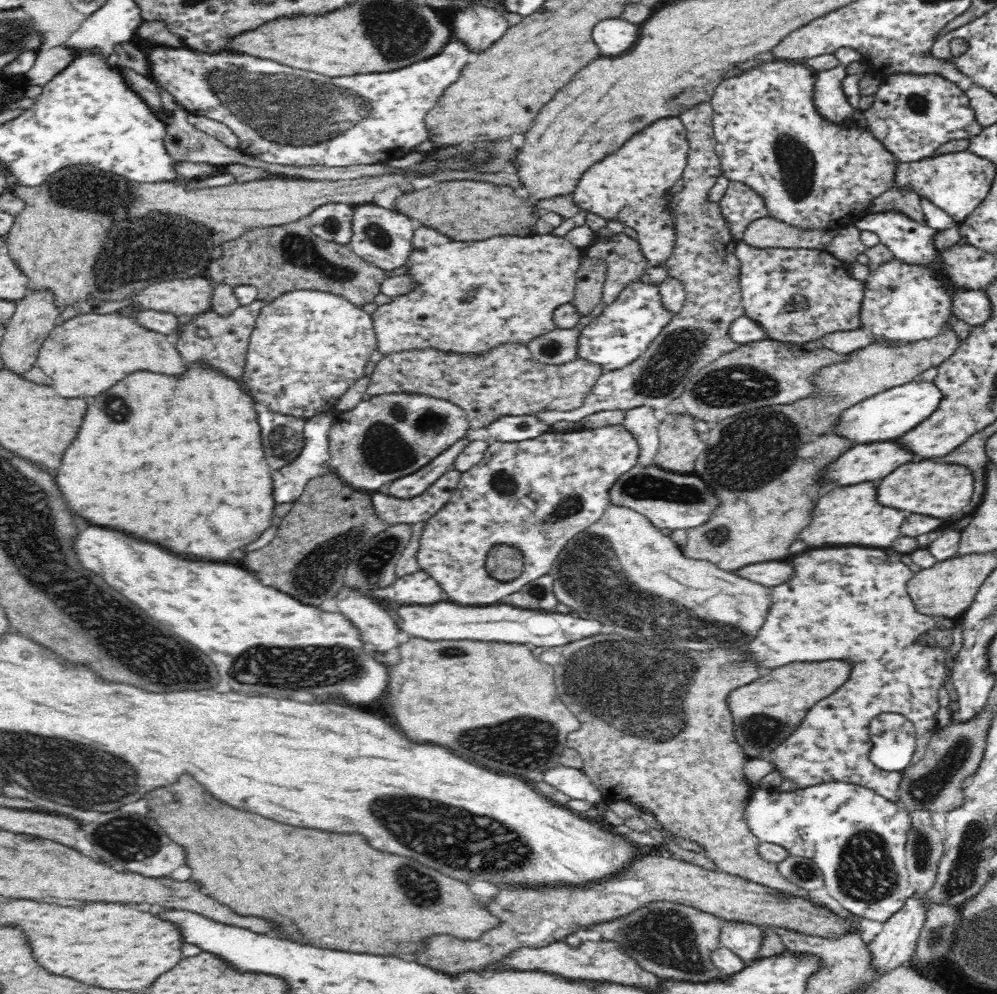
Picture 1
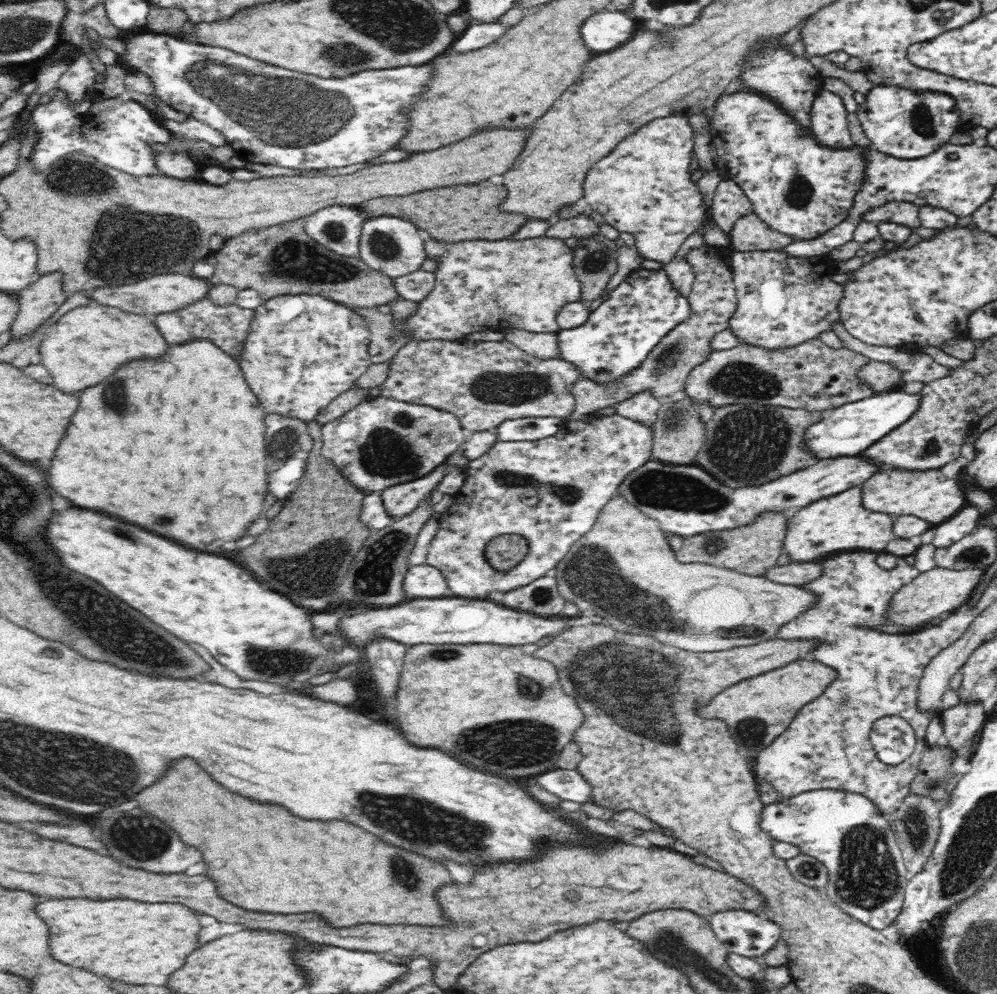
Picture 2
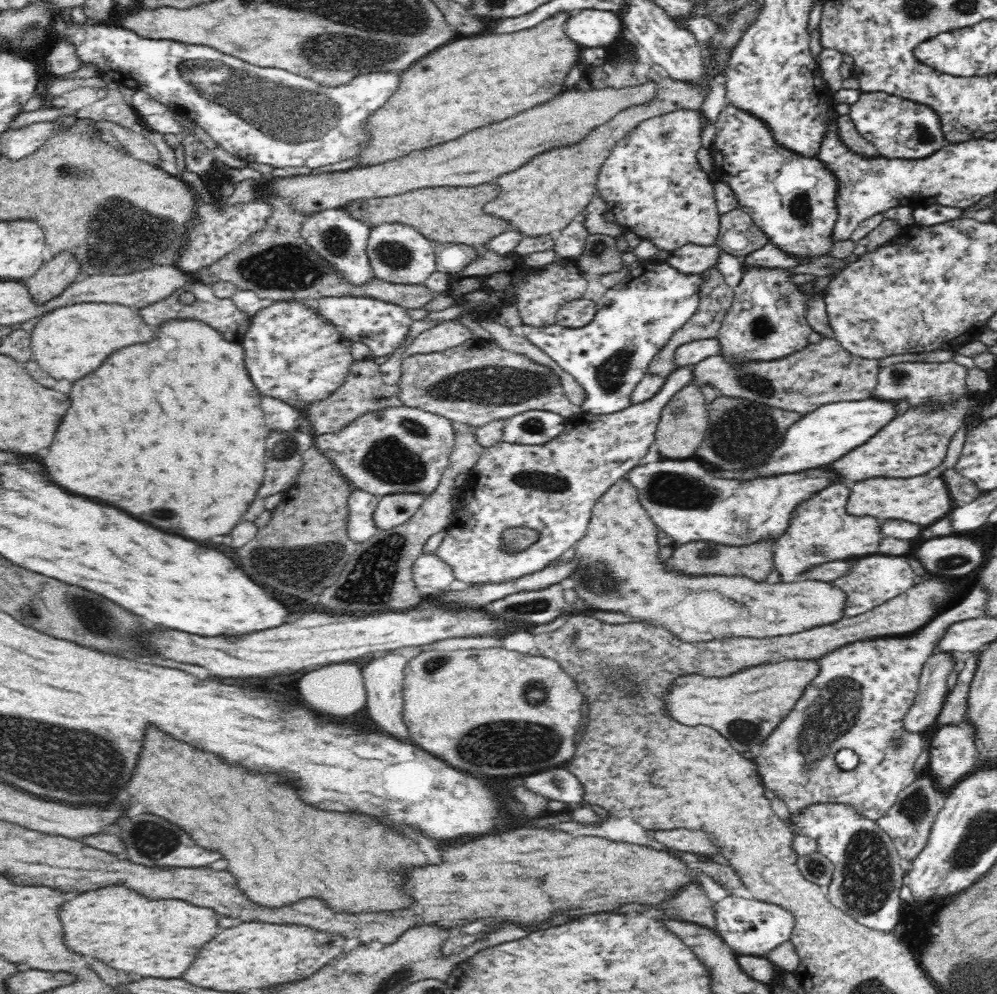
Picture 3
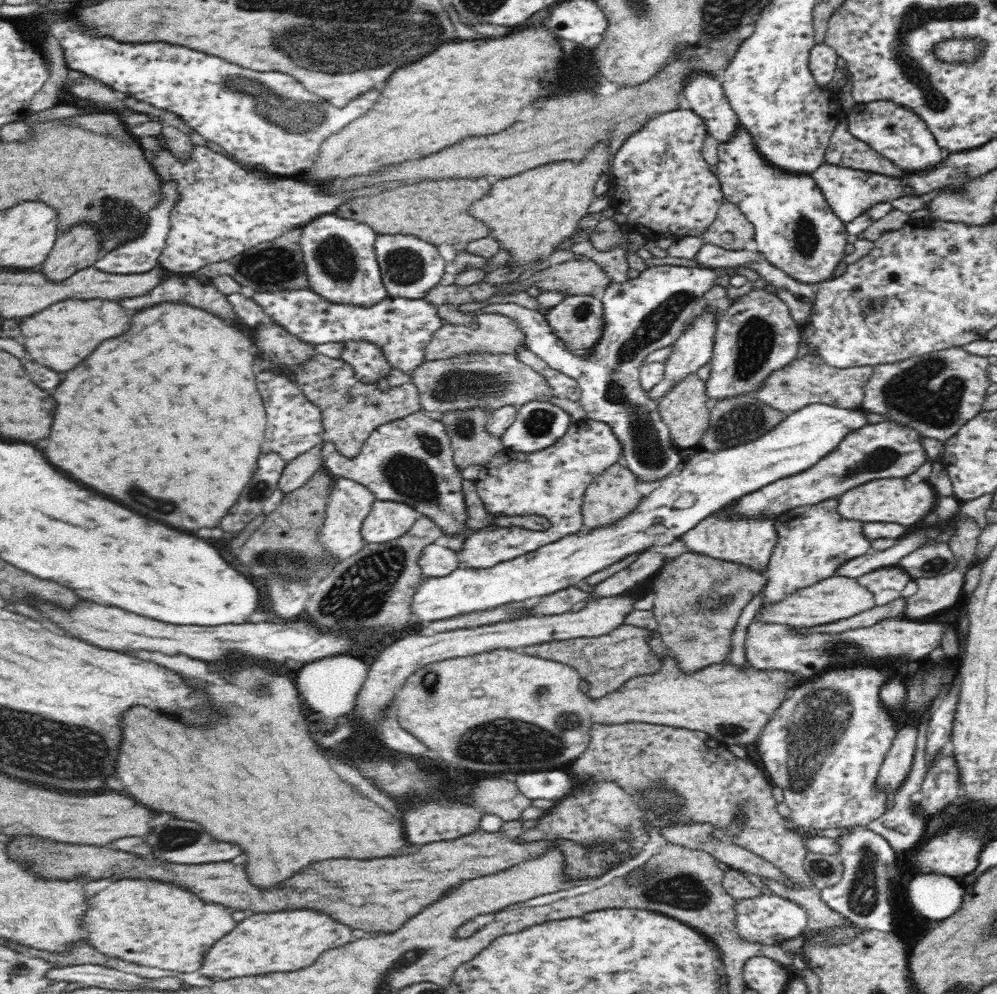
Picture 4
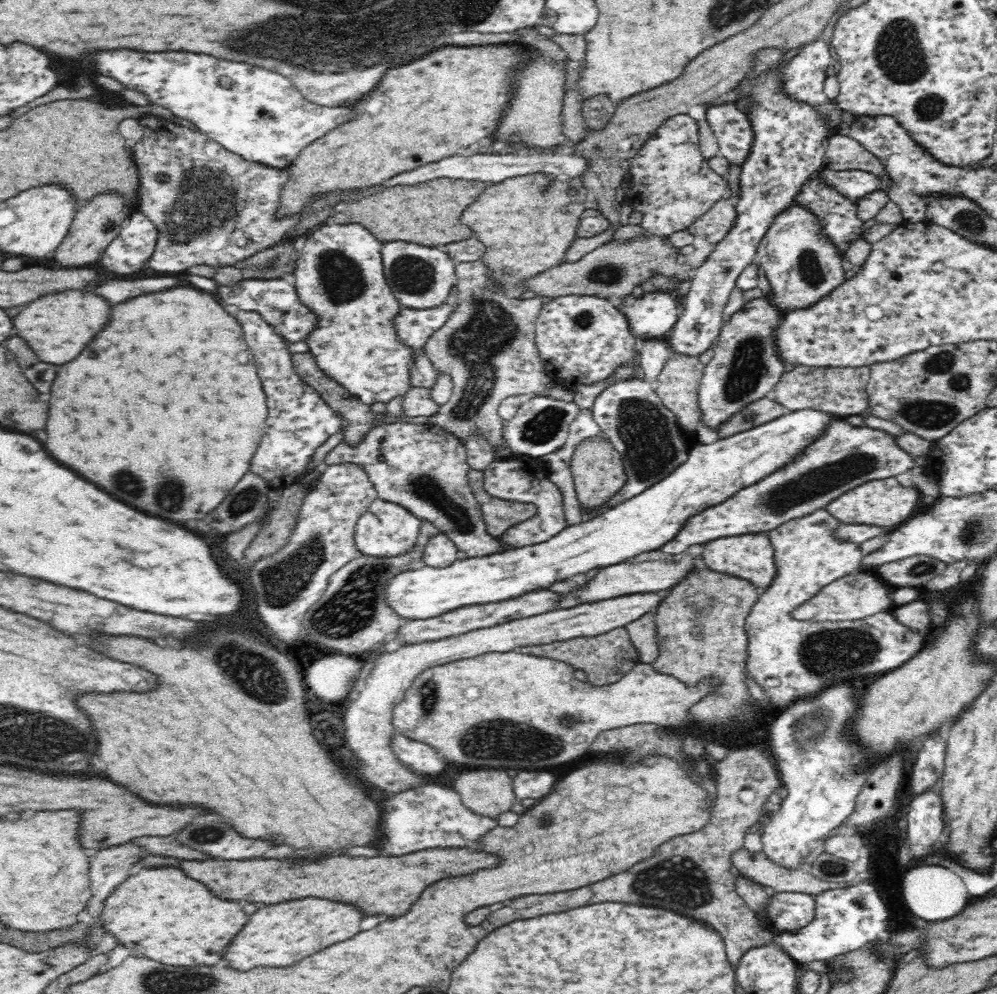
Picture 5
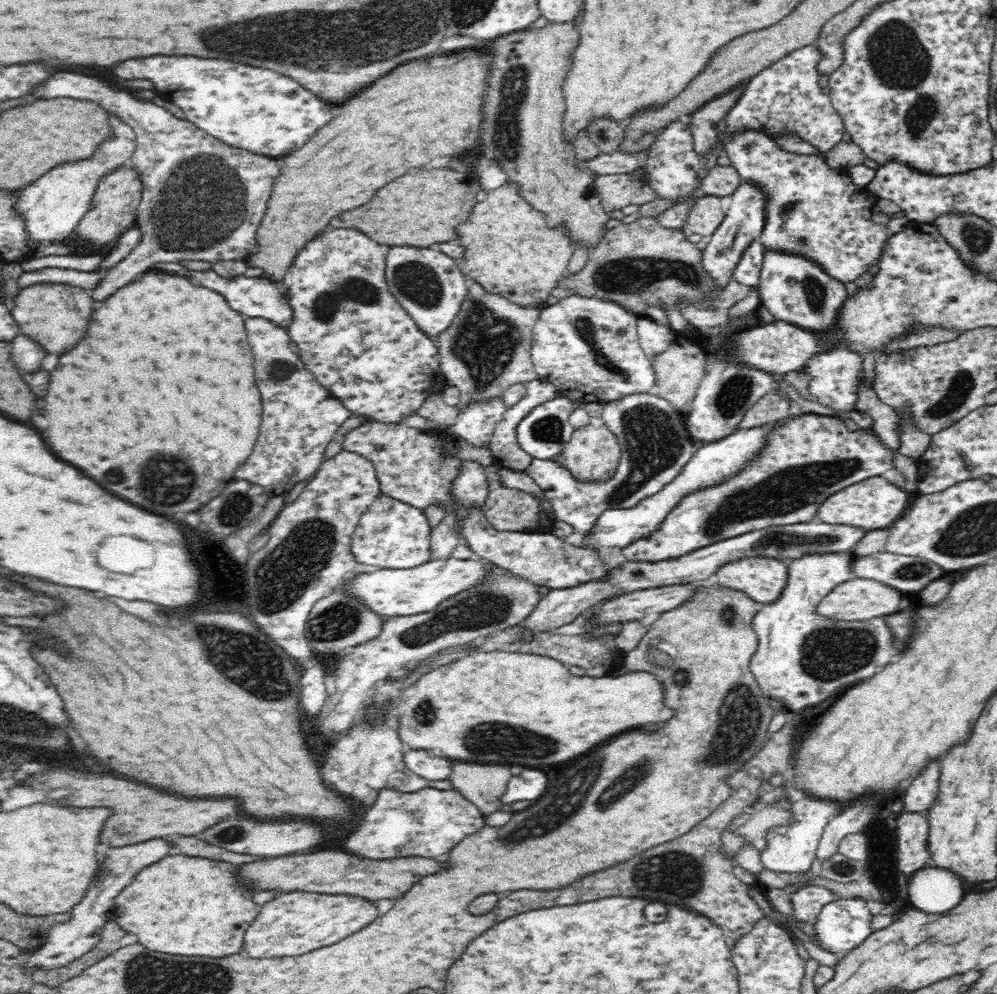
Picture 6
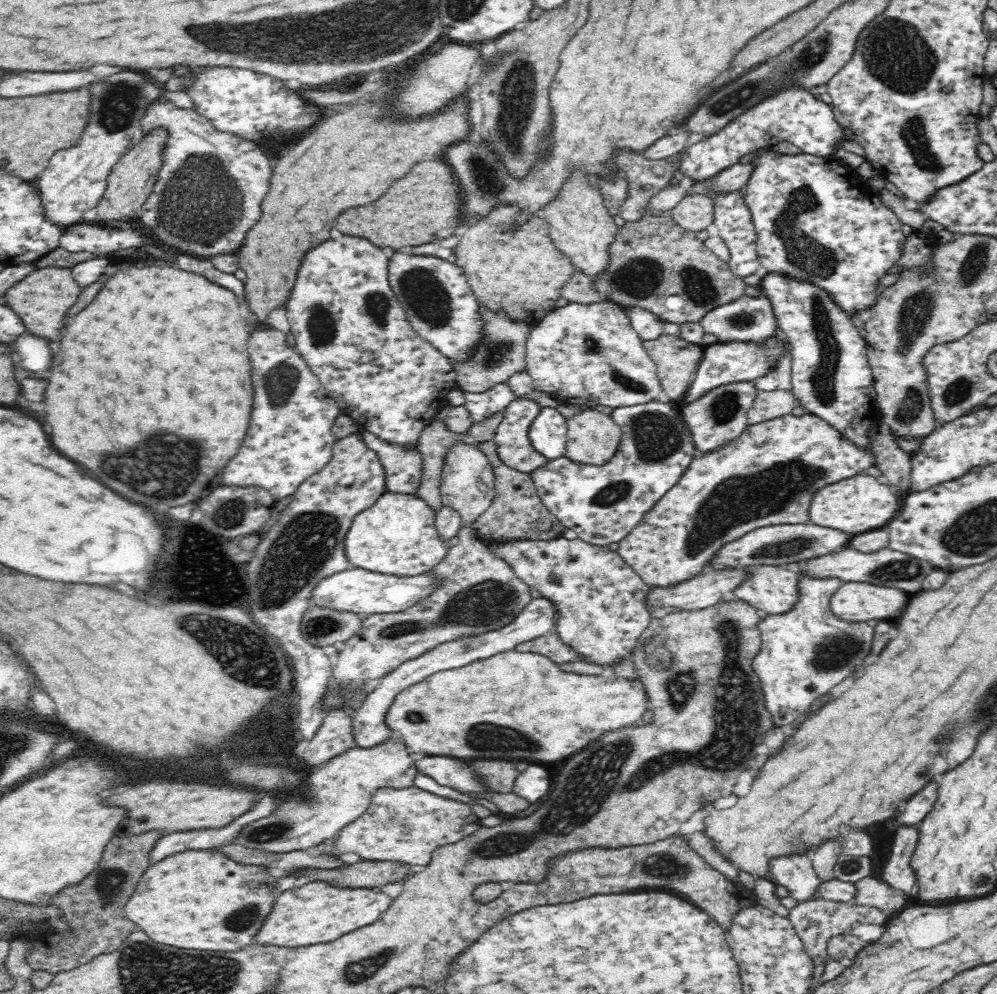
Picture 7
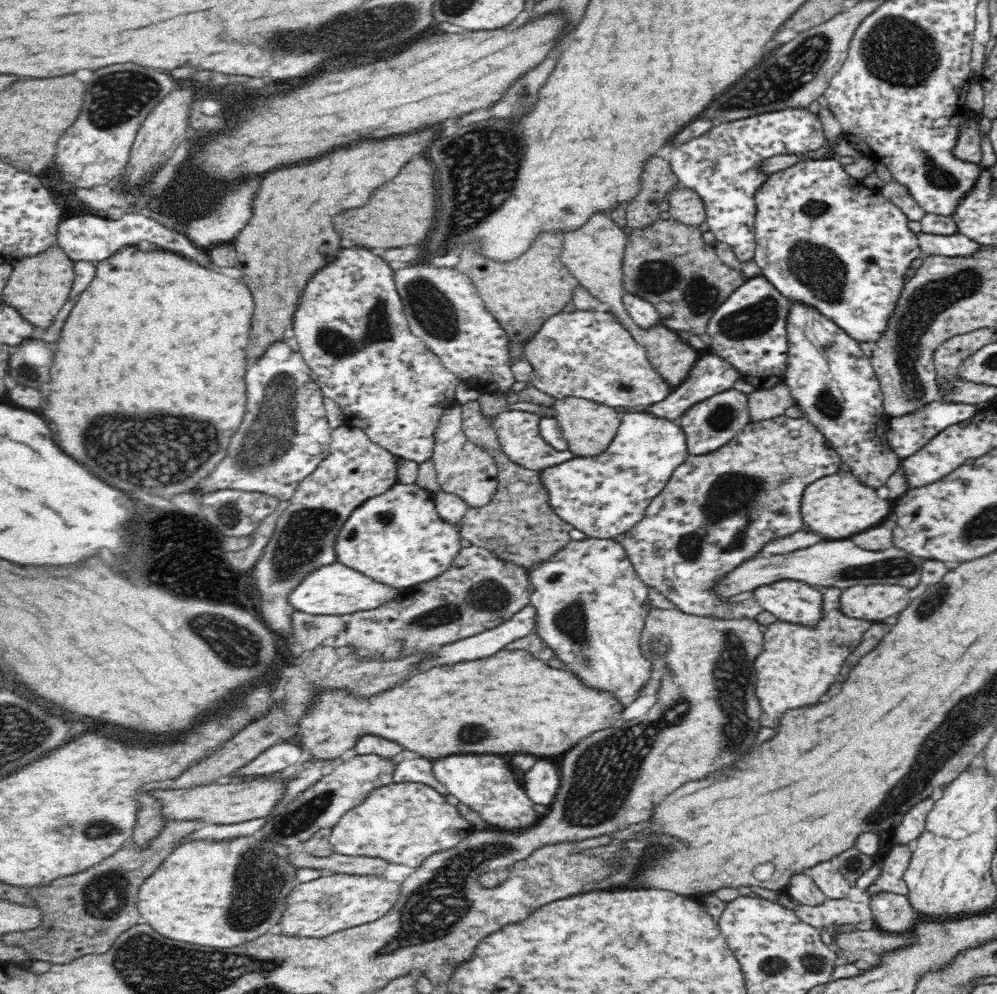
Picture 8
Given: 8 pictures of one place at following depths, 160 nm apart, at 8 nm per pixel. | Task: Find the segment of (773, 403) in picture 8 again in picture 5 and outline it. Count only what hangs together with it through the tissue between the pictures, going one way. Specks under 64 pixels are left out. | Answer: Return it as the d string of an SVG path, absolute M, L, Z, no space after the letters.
M770 396L760 398L747 404L743 410L732 414L730 418L726 418L726 422L722 422L716 428L717 438L722 439L734 433L753 429L788 413L788 409L779 405Z

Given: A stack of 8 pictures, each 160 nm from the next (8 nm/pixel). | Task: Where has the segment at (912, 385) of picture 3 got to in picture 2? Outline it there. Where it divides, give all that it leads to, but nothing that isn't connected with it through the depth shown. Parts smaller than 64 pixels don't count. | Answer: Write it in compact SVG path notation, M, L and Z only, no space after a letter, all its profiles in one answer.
M842 324L834 326L832 331L842 339L843 346L847 349L863 354L871 360L889 362L892 366L903 370L902 384L898 388L902 388L904 383L914 382L914 380L920 380L926 384L950 374L948 367L936 363L932 357L921 351L918 354L910 355L907 350L901 350L898 347L866 344L853 338Z

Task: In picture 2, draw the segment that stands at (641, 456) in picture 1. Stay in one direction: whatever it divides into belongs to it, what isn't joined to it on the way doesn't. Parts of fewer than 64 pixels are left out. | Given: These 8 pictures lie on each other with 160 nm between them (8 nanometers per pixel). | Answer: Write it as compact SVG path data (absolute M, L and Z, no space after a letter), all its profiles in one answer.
M650 392L635 394L631 399L620 402L615 407L617 414L646 425L653 432L653 424L657 421L657 412L661 404Z

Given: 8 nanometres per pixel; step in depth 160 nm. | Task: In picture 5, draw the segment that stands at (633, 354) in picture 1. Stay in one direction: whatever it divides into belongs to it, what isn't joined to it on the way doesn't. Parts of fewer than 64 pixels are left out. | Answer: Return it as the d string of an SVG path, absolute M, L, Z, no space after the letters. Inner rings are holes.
M670 278L670 282L672 290L656 288L652 291L644 291L639 297L628 294L628 296L620 298L621 303L618 308L628 321L629 332L634 339L642 339L643 342L648 339L665 339L666 334L674 328L682 312L689 283L684 280L677 280L677 278ZM635 377L619 381L605 388L594 400L591 416L600 426L600 435L608 439L622 455L627 483L605 505L598 507L595 514L630 500L653 484L660 482L676 468L686 462L689 447L672 411L663 405L655 393L653 383L646 378Z

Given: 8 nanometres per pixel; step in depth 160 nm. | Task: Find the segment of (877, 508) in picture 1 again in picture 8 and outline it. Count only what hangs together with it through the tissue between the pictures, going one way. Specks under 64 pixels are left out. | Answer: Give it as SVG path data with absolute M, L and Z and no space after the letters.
M819 585L815 588L822 593L822 618L814 626L782 620L763 626L763 649L753 664L757 679L755 692L762 706L762 726L776 728L784 714L816 704L836 682L842 666L846 666L845 660L870 628L870 622L846 617L838 609L839 588Z

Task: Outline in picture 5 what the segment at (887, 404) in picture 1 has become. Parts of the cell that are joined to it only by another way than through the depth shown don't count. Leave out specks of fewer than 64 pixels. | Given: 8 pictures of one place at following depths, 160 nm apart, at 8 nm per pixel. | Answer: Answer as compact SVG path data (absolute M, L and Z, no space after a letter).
M804 408L789 411L788 414L766 422L766 424L734 433L711 444L700 443L689 449L686 462L683 462L670 475L666 475L666 478L660 482L653 484L630 500L624 500L610 507L589 521L566 527L546 542L523 546L519 549L508 549L484 557L456 559L451 565L444 568L425 566L418 570L410 569L397 574L392 580L389 580L386 587L386 602L404 618L424 620L457 608L509 601L529 592L548 589L555 582L566 580L571 576L624 562L642 552L658 550L677 536L689 518L695 517L704 509L728 500L739 490L755 485L763 478L776 474L778 470L784 470L786 465L797 461L797 458L805 452L805 448L816 442L837 420L836 415L826 411Z

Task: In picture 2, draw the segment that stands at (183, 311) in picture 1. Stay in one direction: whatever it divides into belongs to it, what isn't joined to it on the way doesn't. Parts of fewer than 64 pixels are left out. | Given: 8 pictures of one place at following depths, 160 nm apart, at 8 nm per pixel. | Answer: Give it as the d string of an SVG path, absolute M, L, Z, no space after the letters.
M174 273L153 276L140 281L140 284L135 282L130 286L100 288L100 290L96 290L92 294L92 299L100 305L120 308L120 310L126 310L126 312L132 312L132 314L155 317L159 314L180 310L189 304L198 302L207 297L209 290L210 287L208 287L204 278Z

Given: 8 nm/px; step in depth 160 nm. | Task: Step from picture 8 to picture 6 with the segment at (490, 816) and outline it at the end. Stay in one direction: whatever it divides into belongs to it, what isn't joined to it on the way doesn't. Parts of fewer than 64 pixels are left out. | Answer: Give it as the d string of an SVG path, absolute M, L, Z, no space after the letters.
M410 748L403 752L402 760L414 774L426 780L448 779L454 763L432 750Z

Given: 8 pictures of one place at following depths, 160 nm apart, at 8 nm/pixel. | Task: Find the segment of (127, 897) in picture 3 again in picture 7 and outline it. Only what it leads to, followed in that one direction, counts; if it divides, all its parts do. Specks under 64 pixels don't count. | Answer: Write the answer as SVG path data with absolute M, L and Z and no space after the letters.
M206 850L184 851L162 859L160 862L151 864L148 867L148 870L145 870L140 877L134 892L132 892L132 896L126 900L122 913L124 913L124 918L134 922L134 924L138 924L140 930L144 930L144 932L148 934L148 938L154 940L154 942L158 942L158 944L168 944L168 946L174 946L174 948L188 948L188 950L216 950L216 952L227 953L238 952L239 950L242 950L242 948L254 943L253 939L256 932L260 930L264 918L266 918L270 910L272 910L273 902L275 900L274 898L276 898L276 896L274 896L274 888L272 887L272 884L276 884L276 879L277 877L274 873L270 873L266 867L236 864L234 860L226 858L224 854L220 854L218 851L215 853L214 851Z

